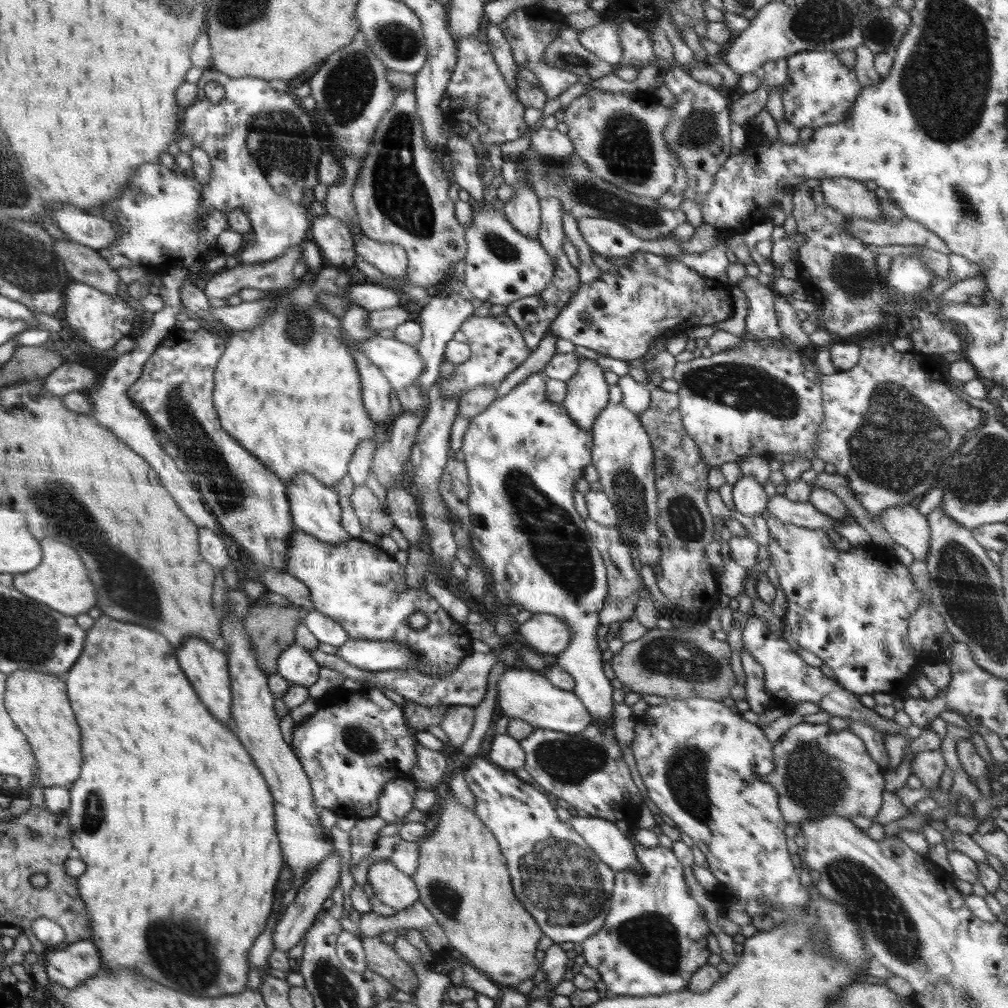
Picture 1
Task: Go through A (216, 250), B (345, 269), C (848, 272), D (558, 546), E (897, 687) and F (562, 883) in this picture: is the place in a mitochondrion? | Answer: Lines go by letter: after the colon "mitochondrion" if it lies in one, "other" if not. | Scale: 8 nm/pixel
A: other
B: other
C: mitochondrion
D: mitochondrion
E: other
F: mitochondrion

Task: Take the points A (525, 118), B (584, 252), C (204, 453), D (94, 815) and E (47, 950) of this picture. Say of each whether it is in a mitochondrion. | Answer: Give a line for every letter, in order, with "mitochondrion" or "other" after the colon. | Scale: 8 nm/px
A: other
B: other
C: mitochondrion
D: mitochondrion
E: other

